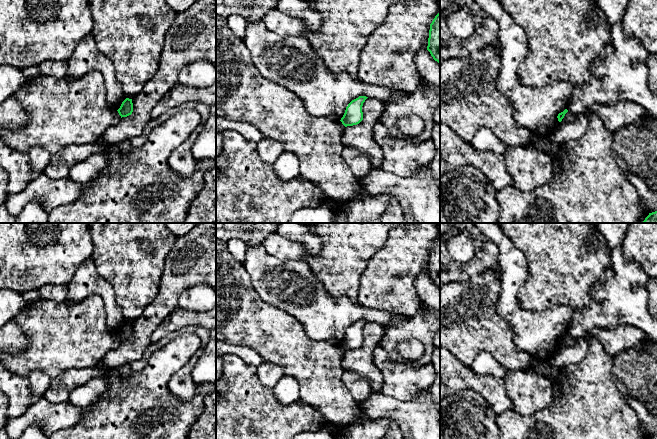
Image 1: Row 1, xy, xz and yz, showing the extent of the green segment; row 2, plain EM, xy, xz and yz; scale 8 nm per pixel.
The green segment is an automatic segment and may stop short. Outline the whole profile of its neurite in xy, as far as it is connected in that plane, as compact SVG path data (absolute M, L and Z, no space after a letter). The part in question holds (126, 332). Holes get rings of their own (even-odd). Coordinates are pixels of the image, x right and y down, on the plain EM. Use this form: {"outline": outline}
{"outline": "M126 322L122 326L120 332L117 335L118 335L119 339L121 340L121 342L131 339L133 336L132 323Z"}

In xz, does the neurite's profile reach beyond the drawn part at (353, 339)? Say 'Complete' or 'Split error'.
Complete

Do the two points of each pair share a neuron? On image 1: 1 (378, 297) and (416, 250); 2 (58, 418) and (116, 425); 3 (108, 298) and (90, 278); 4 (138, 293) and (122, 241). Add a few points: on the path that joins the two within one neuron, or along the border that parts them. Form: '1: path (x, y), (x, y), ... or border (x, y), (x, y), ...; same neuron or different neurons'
1: path (384, 285), (404, 262); same neuron
2: border (86, 408), (82, 417), (75, 424), (64, 428); different neurons
3: path (105, 293), (95, 283); same neuron
4: path (135, 280), (130, 254); same neuron

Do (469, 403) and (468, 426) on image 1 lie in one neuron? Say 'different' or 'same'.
same

